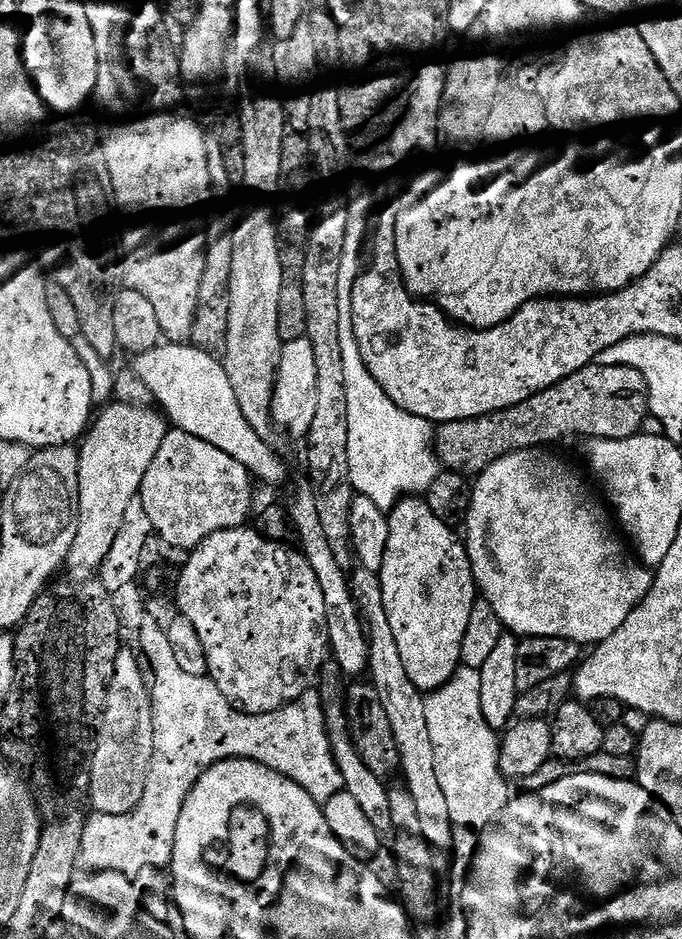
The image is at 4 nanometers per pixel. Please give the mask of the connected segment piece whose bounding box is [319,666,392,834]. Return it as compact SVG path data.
M332 666L325 667L322 672L323 680L319 685L319 695L323 697L324 706L324 725L328 728L329 744L332 747L332 754L336 759L336 766L342 774L344 791L362 806L362 811L368 819L374 830L381 834L388 834L392 831L390 822L390 800L388 798L388 788L385 781L375 776L373 771L366 766L362 758L359 757L358 750L355 749L354 742L351 741L351 735L348 733L348 720L345 716L345 697L342 695L342 686L340 688L341 677L337 669Z

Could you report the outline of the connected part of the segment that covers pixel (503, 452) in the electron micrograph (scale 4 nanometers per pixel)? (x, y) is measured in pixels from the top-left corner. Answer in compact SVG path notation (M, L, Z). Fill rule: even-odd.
M588 364L582 370L559 380L554 386L534 394L534 398L526 398L526 402L518 402L518 406L510 406L506 410L498 410L494 414L486 414L478 418L466 418L458 422L446 422L439 425L434 432L434 451L436 459L449 472L458 472L462 476L475 478L481 472L498 462L498 458L506 458L515 452L530 452L543 449L543 444L556 444L567 438L571 432L577 432L583 438L594 440L625 440L631 436L641 435L644 419L649 419L648 387L646 378L625 364L607 364L598 366Z

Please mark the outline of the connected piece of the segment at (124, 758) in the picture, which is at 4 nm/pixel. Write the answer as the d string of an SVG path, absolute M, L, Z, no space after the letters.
M128 646L121 647L114 662L114 674L108 681L108 697L94 733L92 759L88 770L86 795L96 814L121 816L132 812L146 790L146 774L154 746L152 698L142 660Z

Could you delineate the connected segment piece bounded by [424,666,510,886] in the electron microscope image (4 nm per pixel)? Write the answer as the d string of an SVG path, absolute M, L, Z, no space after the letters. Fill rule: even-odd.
M457 668L441 688L425 695L424 705L426 730L430 730L430 743L434 746L434 770L438 770L438 783L442 786L442 795L450 810L450 877L456 886L460 886L468 879L481 834L509 802L510 784L500 773L497 729L491 728L486 718L482 718L482 678L479 668Z

